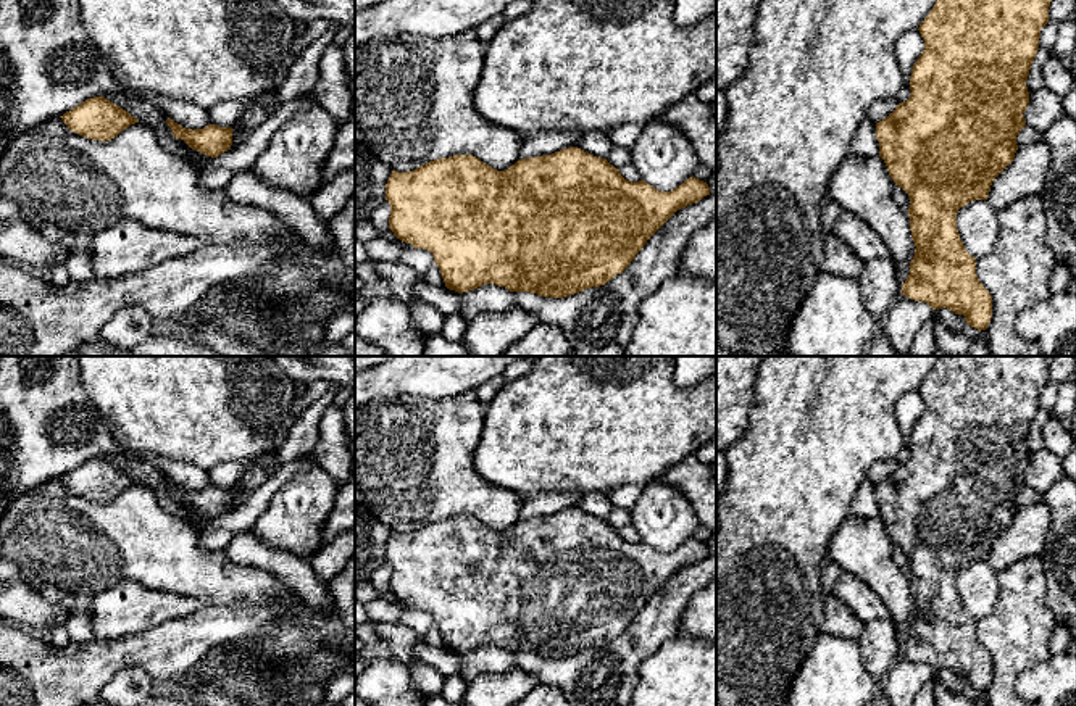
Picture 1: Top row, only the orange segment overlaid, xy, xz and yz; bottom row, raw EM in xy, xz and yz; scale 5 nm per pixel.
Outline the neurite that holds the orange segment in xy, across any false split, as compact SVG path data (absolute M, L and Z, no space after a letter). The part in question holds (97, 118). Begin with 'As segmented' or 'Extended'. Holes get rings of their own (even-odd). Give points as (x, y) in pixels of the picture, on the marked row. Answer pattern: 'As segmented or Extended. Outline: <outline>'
As segmented. Outline: M105 97L87 98L60 118L69 131L102 142L115 139L126 127L139 123L126 110Z

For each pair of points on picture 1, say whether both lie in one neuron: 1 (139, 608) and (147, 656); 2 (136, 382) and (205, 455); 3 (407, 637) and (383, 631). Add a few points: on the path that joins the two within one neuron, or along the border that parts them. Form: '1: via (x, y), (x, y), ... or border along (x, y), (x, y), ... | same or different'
1: border along (179, 618), (107, 640) | different
2: via (154, 400), (191, 437) | same
3: via (400, 637), (389, 632) | same

